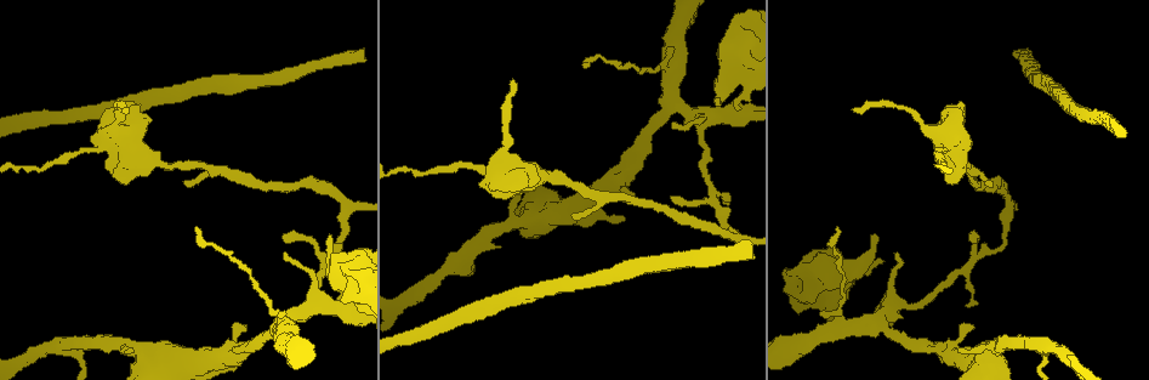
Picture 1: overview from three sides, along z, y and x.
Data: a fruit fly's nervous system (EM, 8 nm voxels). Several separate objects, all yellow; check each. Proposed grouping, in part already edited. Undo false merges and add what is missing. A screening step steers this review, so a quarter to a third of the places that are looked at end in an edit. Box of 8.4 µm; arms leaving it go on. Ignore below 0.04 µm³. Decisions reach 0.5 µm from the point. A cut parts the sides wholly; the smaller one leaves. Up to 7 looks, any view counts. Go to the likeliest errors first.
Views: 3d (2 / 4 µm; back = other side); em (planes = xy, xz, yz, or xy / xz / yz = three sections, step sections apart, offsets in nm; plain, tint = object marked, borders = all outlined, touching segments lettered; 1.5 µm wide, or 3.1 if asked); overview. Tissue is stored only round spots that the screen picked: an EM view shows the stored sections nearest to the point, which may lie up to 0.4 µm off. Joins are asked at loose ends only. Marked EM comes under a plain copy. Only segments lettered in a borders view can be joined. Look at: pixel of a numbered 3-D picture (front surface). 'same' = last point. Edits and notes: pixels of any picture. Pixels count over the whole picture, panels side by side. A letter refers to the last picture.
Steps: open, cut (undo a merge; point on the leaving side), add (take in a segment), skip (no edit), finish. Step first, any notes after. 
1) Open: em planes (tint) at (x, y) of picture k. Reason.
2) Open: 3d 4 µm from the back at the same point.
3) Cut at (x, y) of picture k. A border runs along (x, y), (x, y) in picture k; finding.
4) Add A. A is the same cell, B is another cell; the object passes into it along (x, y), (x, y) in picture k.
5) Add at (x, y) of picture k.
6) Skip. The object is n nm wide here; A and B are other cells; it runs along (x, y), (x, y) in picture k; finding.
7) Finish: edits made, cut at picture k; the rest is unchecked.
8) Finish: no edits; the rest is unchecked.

Open: 3d 4 µm at (882, 263) of picture 1. Free end.

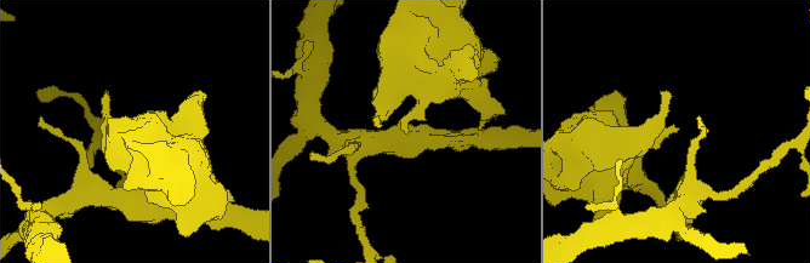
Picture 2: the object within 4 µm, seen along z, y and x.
Open: em planes (tint) at (678, 130) of picture 2. Need the tissue.

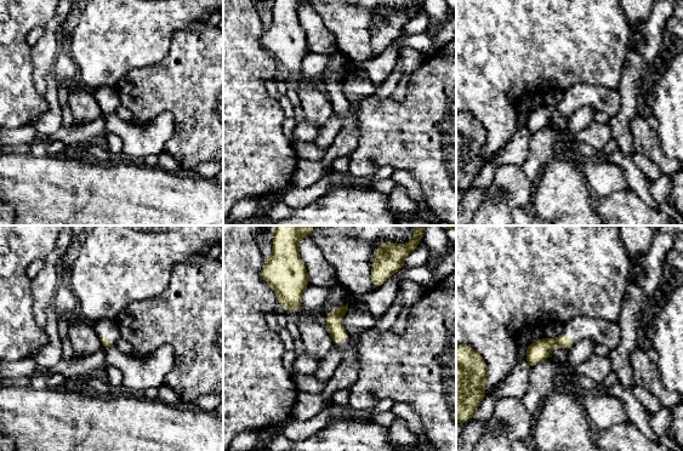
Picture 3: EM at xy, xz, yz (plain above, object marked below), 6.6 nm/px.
Open: em planes (borders) at the same point. What lies round it.

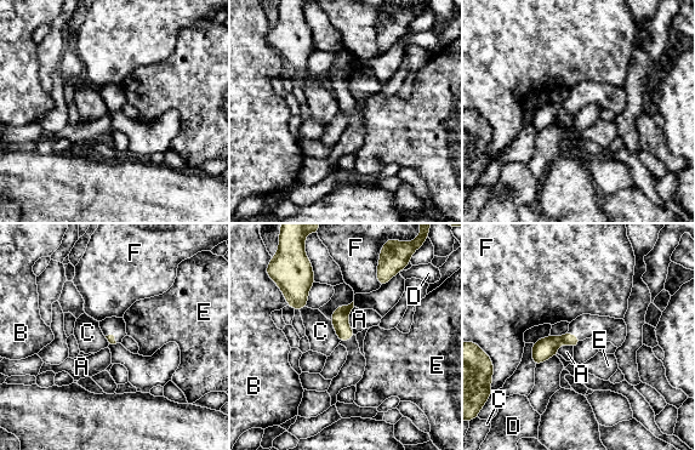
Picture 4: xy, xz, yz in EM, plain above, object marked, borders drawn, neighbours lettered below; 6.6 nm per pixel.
Skip. A, B, C, D, E and F are other cells; none of them fits.

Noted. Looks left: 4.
Open: 3d 2 µm from the back at (511, 81) of picture 1. Long arm stops here.

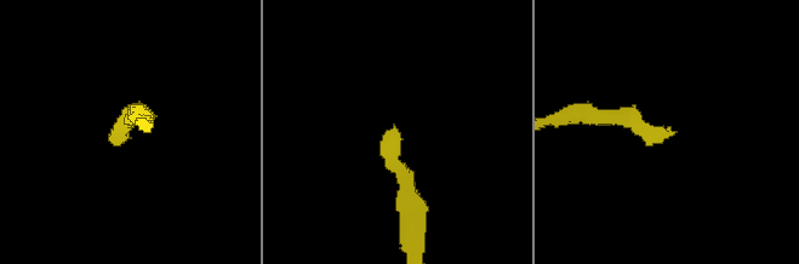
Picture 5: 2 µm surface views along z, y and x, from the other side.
Open: em yz step 8 (tint) at (120, 136) of picture 5.

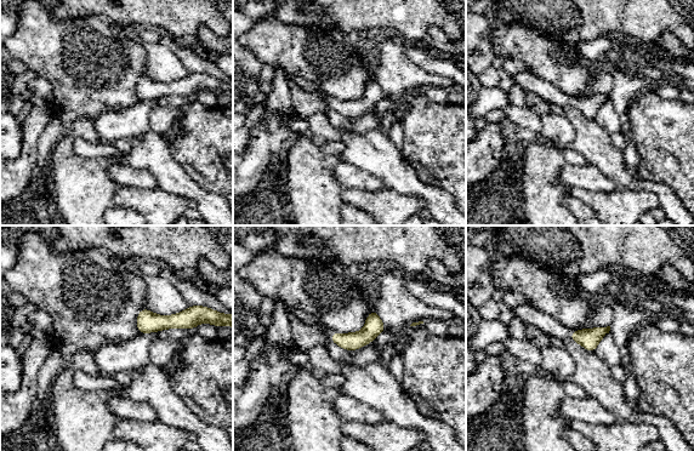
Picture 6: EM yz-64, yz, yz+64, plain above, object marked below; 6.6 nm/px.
Open: em planes (borders) at the same point.

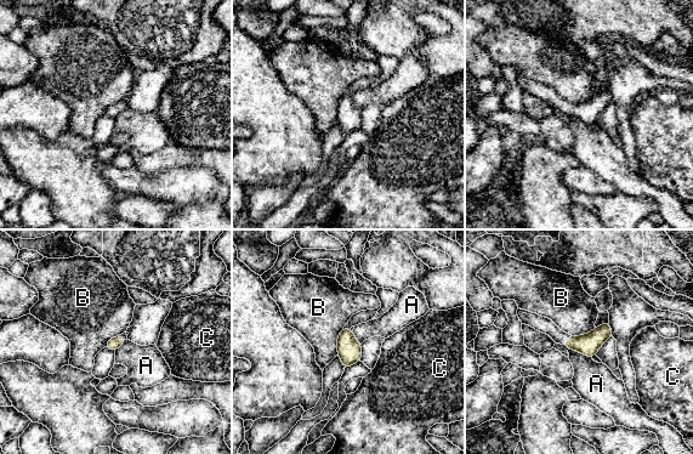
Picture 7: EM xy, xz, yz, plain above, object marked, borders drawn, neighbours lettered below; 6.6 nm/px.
Skip. The object is 90 nm wide here; A, B and C are other cells; a border runs along (568, 348), (575, 348), (591, 358) in picture 7; no lettered segment goes on from it.

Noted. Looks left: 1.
Finish: no edits; the rest is unchecked.

